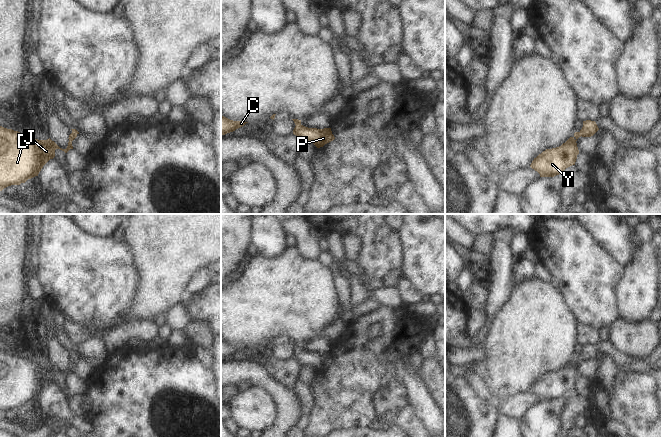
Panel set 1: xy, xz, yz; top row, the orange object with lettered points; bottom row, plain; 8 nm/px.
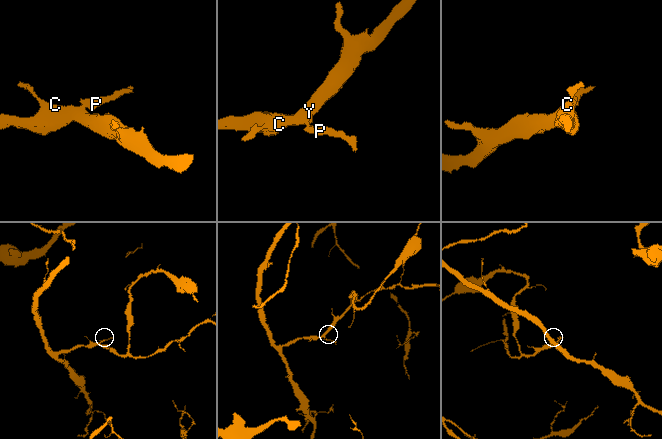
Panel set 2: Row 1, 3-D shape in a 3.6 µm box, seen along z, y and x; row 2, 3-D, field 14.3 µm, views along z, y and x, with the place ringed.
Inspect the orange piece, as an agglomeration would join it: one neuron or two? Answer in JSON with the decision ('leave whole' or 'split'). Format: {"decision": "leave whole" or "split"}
{"decision": "leave whole"}

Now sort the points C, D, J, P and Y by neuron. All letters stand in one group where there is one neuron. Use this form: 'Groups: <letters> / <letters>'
Groups: C D J P Y

